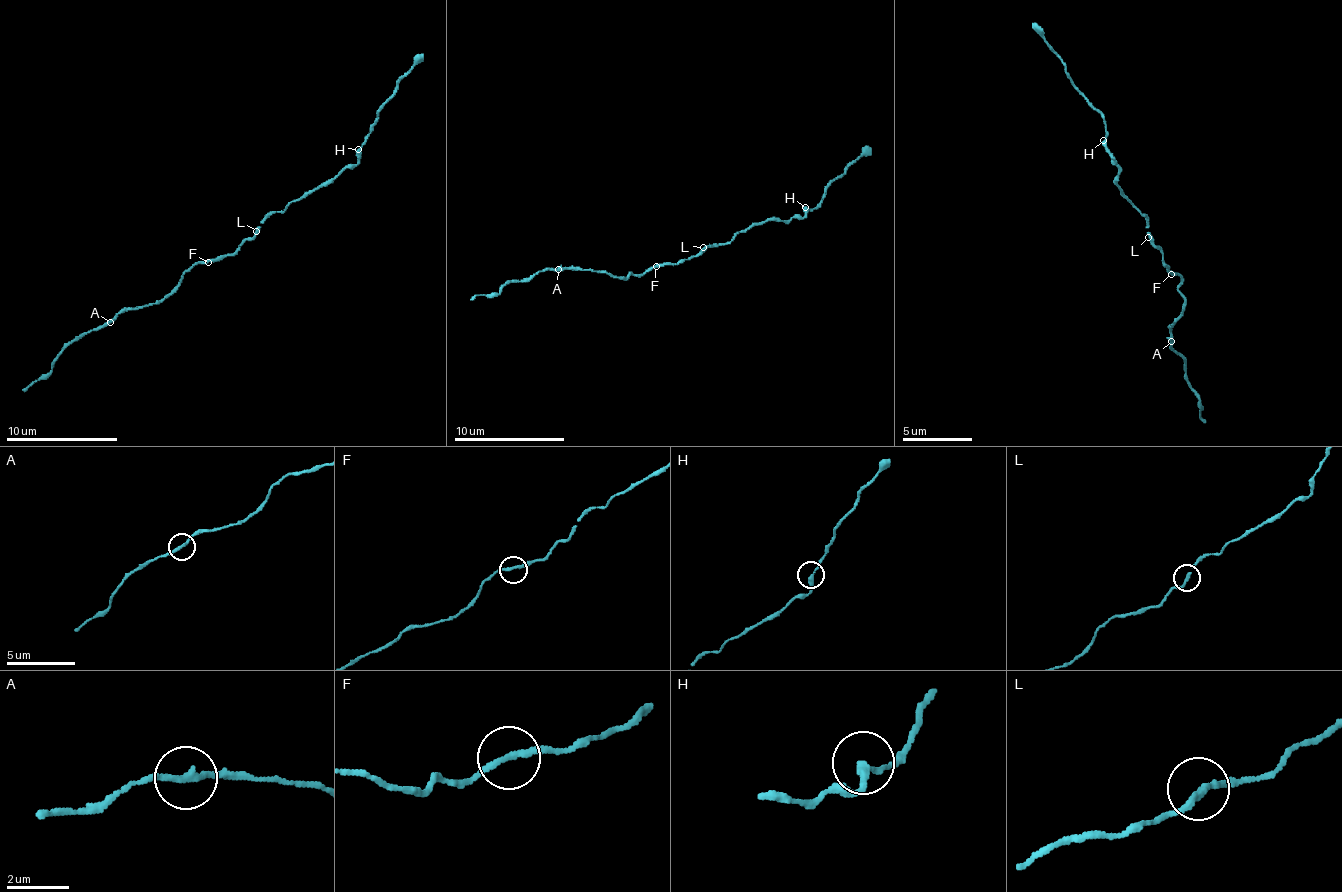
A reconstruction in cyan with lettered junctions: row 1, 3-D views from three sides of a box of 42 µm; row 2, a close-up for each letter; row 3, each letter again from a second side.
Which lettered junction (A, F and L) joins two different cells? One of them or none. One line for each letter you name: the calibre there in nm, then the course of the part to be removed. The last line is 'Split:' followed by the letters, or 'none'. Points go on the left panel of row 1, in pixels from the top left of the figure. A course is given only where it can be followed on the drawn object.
Split: none

